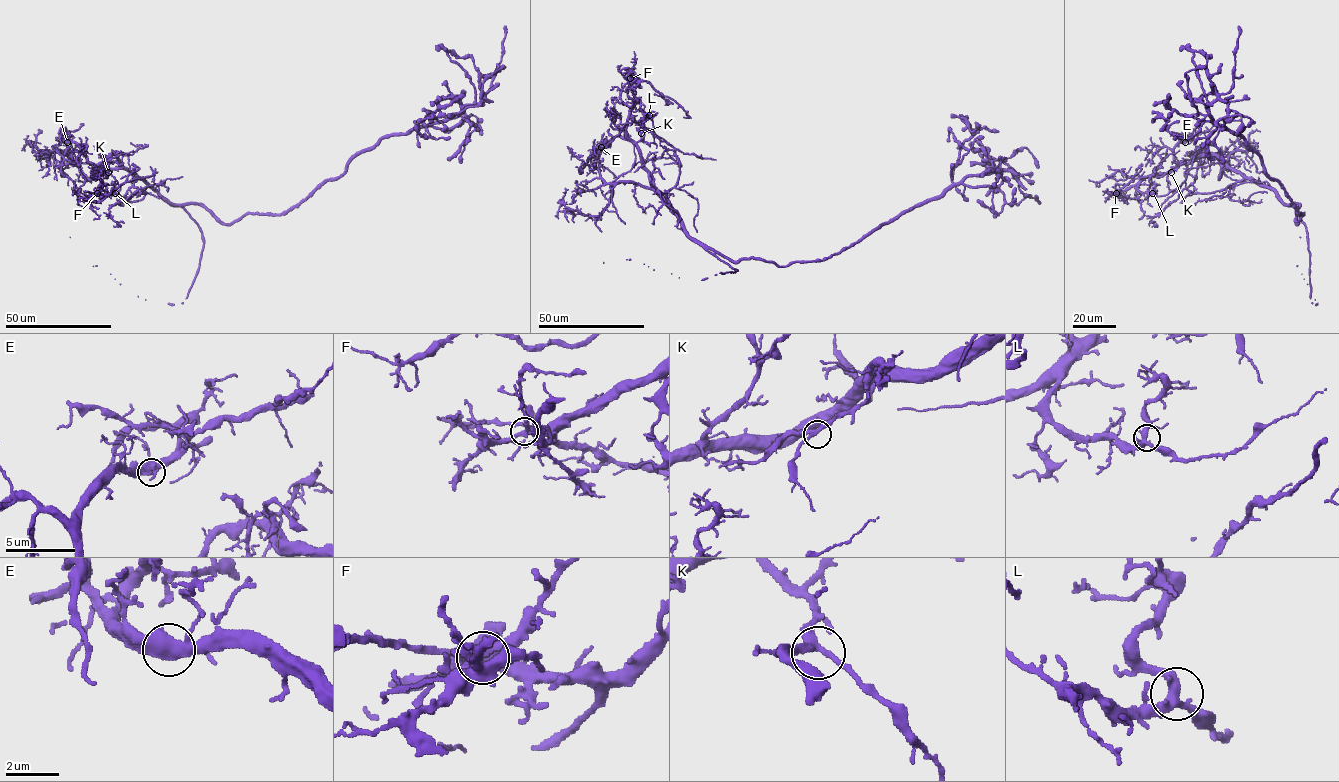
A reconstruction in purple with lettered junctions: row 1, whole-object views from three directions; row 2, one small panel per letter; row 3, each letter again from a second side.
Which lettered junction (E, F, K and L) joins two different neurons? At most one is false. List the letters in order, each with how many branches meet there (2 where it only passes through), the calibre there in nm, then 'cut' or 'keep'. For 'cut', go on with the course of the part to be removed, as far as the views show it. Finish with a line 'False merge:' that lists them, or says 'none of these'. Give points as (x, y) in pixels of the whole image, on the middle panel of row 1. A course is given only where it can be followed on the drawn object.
E: 2 branches meet; 130 nm thick; cut; foreign part runs (601, 147), (625, 123), (623, 104), (626, 105)
F: 3 branches meet; 320 nm thick; keep
K: 3 branches meet; 280 nm thick; keep
L: 3 branches meet; 360 nm thick; keep
False merge: E

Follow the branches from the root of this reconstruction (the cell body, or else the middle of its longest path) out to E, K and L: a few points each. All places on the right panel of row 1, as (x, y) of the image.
E: (1304, 214), (1297, 223), (1297, 204), (1285, 204), (1215, 155), (1177, 164), (1174, 148), (1184, 142)
K: (1304, 214), (1297, 223), (1297, 204), (1285, 204), (1273, 190), (1233, 171), (1215, 155), (1199, 156), (1171, 172)
L: (1304, 214), (1297, 223), (1297, 204), (1285, 204), (1215, 155), (1144, 178), (1138, 189), (1152, 193)

